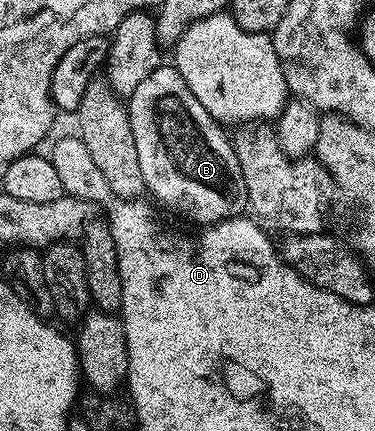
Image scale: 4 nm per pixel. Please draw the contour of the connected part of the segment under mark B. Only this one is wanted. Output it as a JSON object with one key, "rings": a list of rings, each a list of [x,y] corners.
{"rings":[[[162,65],[154,69],[154,73],[150,73],[150,77],[146,77],[142,85],[138,85],[138,89],[127,96],[126,106],[130,129],[134,129],[134,146],[138,148],[138,162],[142,168],[144,185],[147,194],[152,194],[151,198],[157,204],[160,202],[174,214],[181,215],[192,223],[200,223],[199,225],[221,223],[245,214],[248,194],[229,132],[214,117],[210,117],[206,109],[202,109],[202,101],[198,101],[198,97],[190,93],[190,85],[182,81],[175,66]]]}

